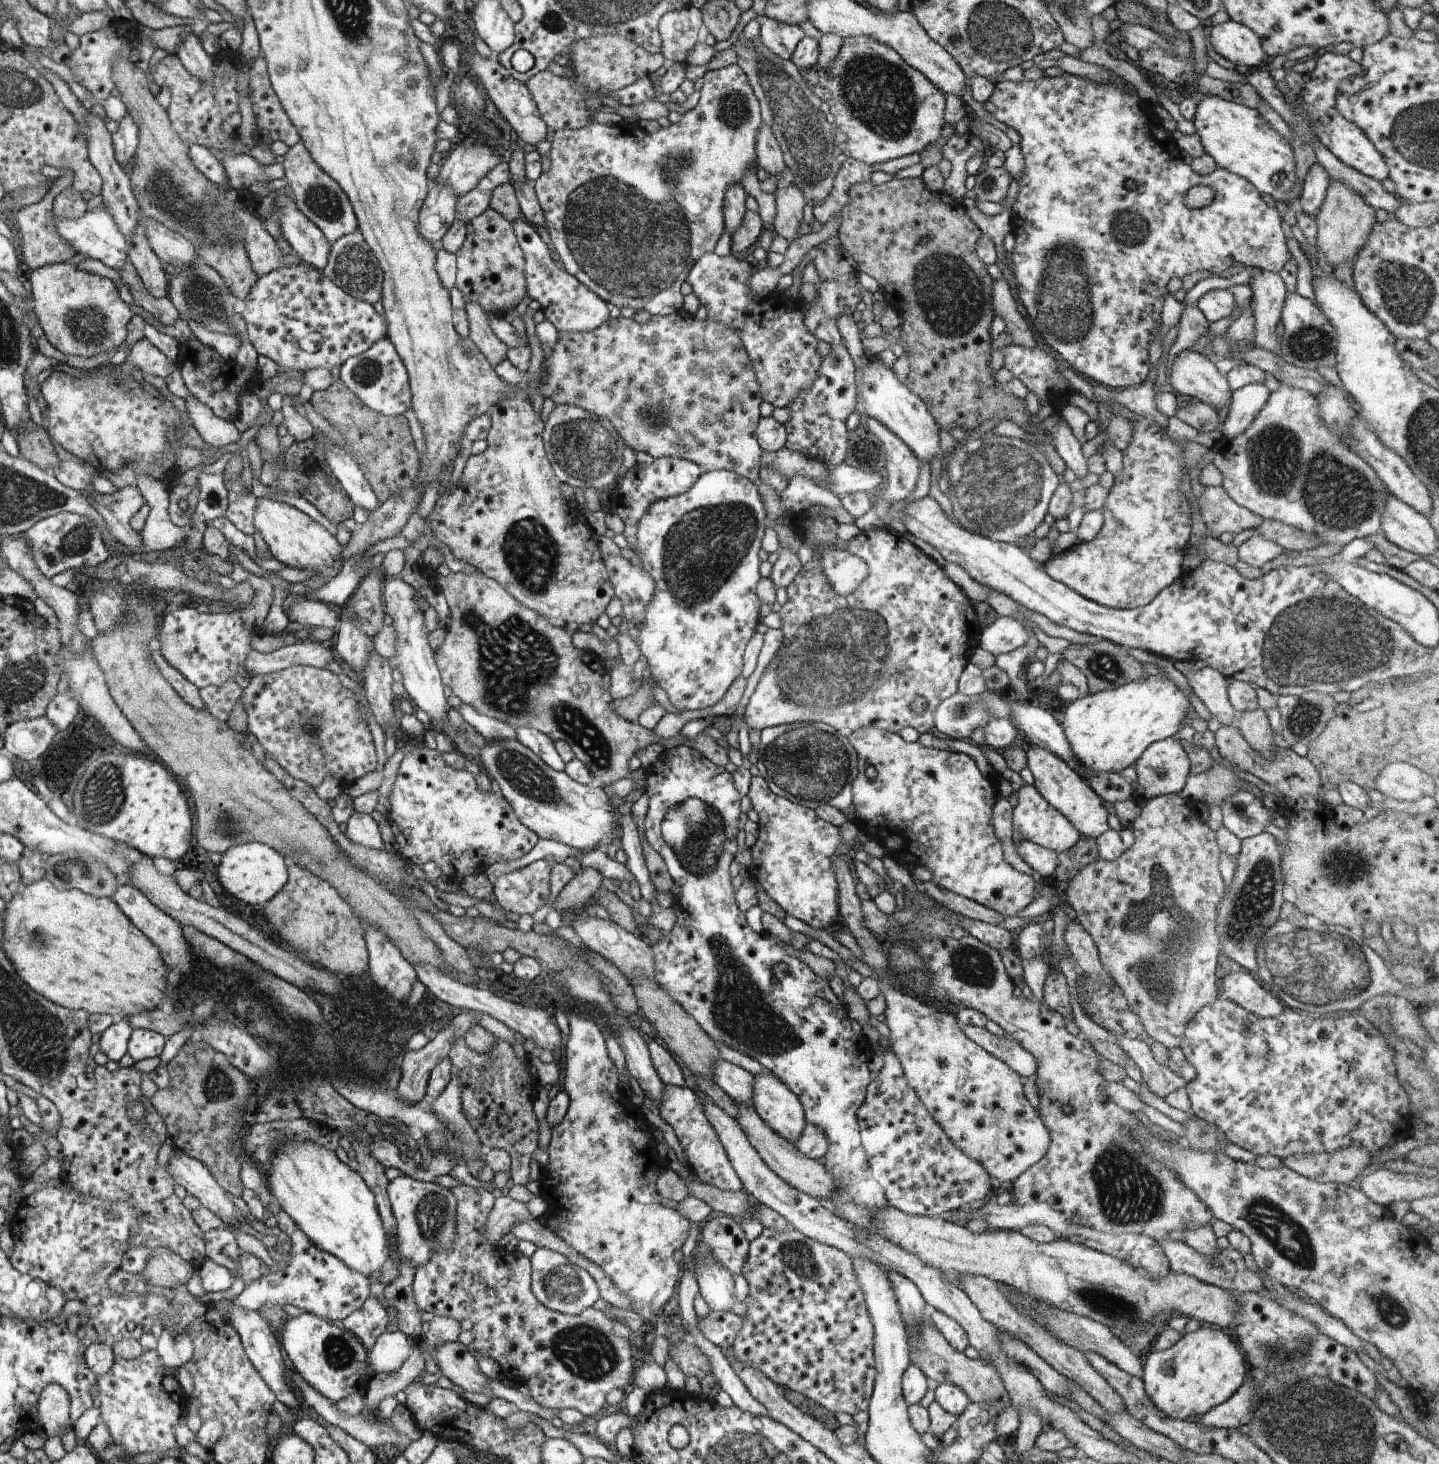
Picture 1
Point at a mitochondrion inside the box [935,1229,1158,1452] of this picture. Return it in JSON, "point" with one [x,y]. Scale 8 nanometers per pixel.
{"point":[1109,1305]}

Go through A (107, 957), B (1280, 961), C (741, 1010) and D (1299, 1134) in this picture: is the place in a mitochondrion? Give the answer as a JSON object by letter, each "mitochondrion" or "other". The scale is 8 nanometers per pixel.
{"A":"other","B":"mitochondrion","C":"mitochondrion","D":"other"}

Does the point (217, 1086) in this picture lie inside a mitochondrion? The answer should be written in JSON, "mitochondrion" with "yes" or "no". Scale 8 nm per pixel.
{"mitochondrion":"yes"}

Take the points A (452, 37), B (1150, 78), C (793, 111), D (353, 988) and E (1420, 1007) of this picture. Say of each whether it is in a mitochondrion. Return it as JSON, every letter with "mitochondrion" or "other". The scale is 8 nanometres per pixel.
{"A":"other","B":"other","C":"mitochondrion","D":"other","E":"other"}

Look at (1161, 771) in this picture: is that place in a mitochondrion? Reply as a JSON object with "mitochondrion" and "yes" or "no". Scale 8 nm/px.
{"mitochondrion":"yes"}

